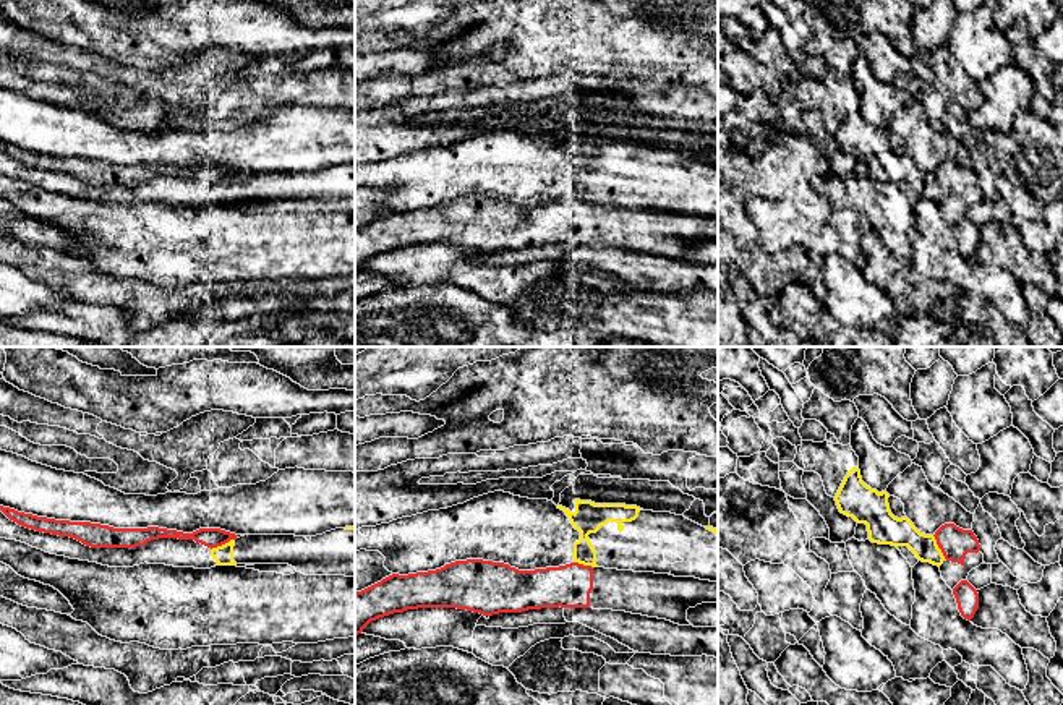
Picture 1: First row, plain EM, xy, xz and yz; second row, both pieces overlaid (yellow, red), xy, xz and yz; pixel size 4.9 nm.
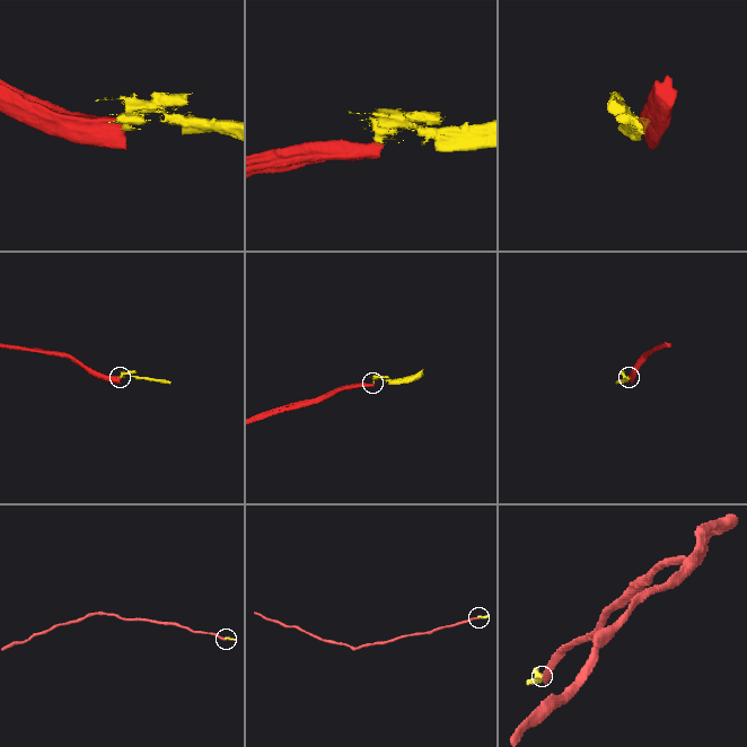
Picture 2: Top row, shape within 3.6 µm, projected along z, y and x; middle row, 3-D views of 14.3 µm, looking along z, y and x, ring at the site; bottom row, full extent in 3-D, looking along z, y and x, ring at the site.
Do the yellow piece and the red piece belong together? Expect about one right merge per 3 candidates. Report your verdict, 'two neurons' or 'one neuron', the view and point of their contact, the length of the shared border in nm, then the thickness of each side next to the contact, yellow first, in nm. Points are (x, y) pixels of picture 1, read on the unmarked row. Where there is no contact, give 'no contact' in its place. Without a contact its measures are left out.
two neurons; contact xy (222, 182); length 130 nm; calibres 100 and 100 nm

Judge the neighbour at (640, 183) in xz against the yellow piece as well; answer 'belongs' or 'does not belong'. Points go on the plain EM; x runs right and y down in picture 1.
belongs

